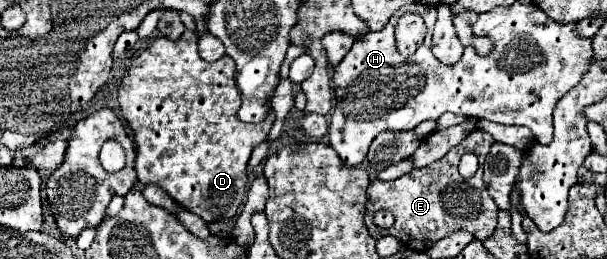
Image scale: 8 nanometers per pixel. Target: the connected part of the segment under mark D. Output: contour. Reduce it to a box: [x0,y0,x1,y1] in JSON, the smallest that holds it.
[118,31,274,223]

